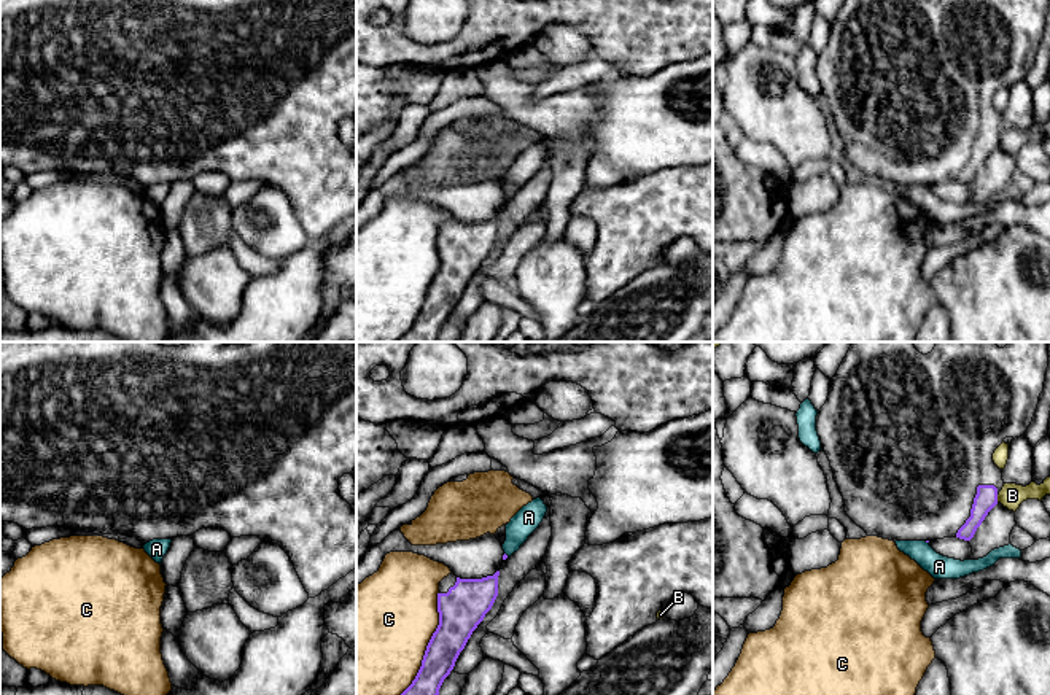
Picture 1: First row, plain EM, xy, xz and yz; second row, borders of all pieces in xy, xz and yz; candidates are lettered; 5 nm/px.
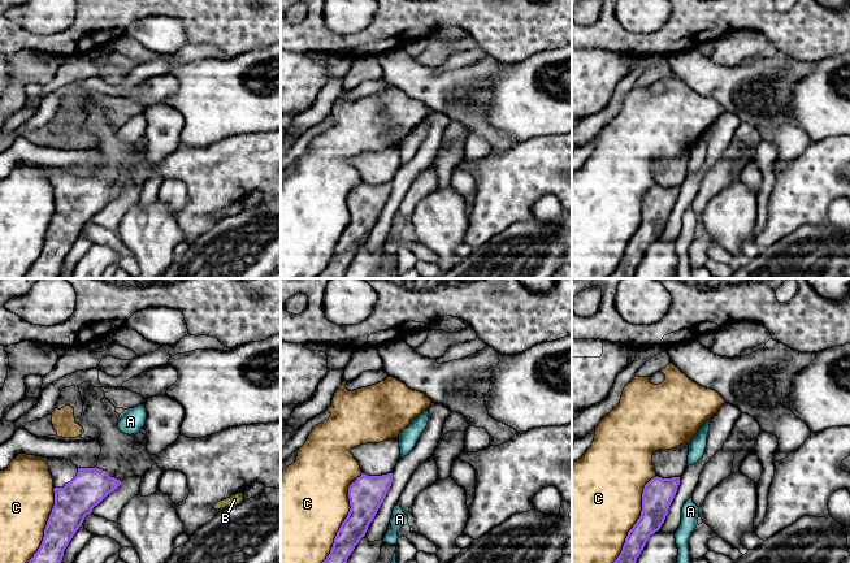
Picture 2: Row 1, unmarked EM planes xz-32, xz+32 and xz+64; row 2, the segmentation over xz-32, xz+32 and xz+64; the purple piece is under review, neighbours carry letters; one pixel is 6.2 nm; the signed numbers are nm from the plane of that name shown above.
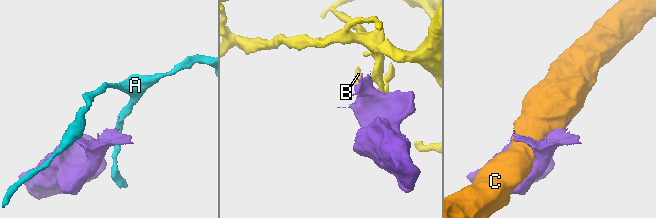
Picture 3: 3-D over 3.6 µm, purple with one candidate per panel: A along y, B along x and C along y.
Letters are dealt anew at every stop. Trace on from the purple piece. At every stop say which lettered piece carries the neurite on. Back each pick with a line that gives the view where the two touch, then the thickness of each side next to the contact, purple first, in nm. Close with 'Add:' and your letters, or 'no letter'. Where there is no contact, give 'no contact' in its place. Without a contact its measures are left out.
Add: no letter

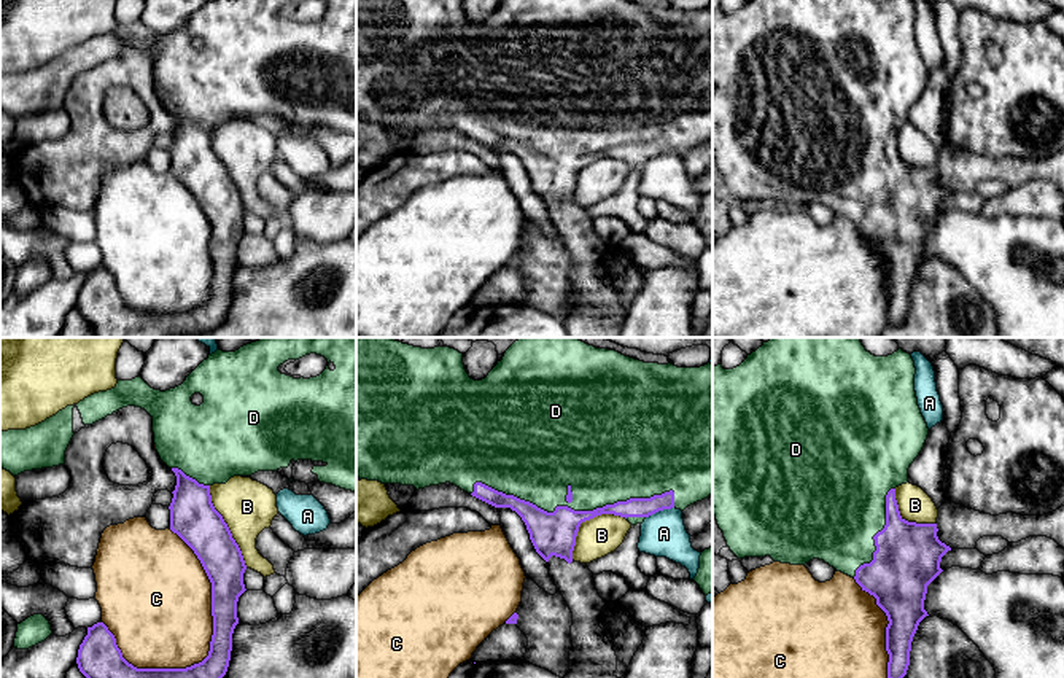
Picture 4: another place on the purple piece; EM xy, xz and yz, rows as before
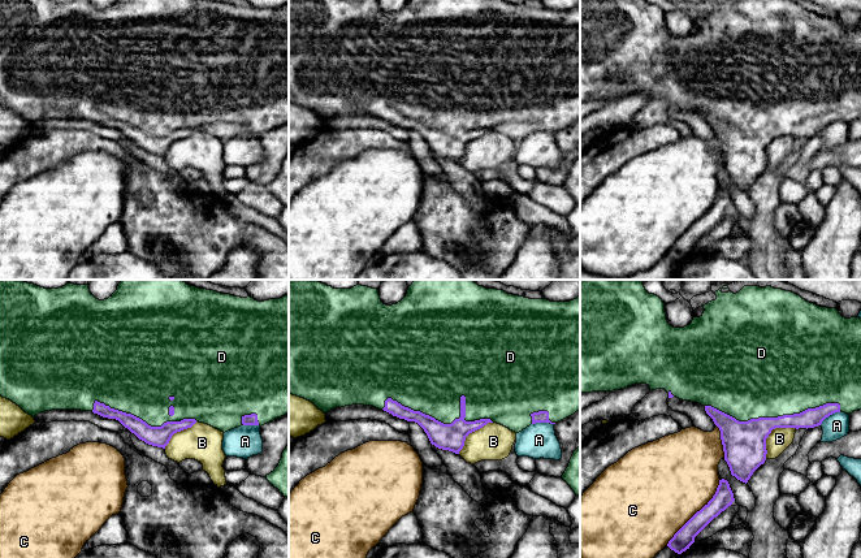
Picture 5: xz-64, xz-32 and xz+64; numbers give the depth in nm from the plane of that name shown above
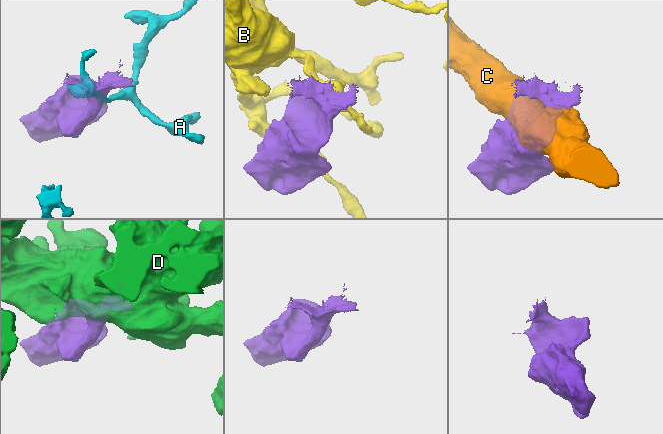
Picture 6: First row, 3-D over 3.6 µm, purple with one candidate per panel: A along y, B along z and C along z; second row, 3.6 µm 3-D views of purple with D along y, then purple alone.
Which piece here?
D: meets purple in xz; 220 nm thick on the purple side, 360 nm on the other
Add: D

